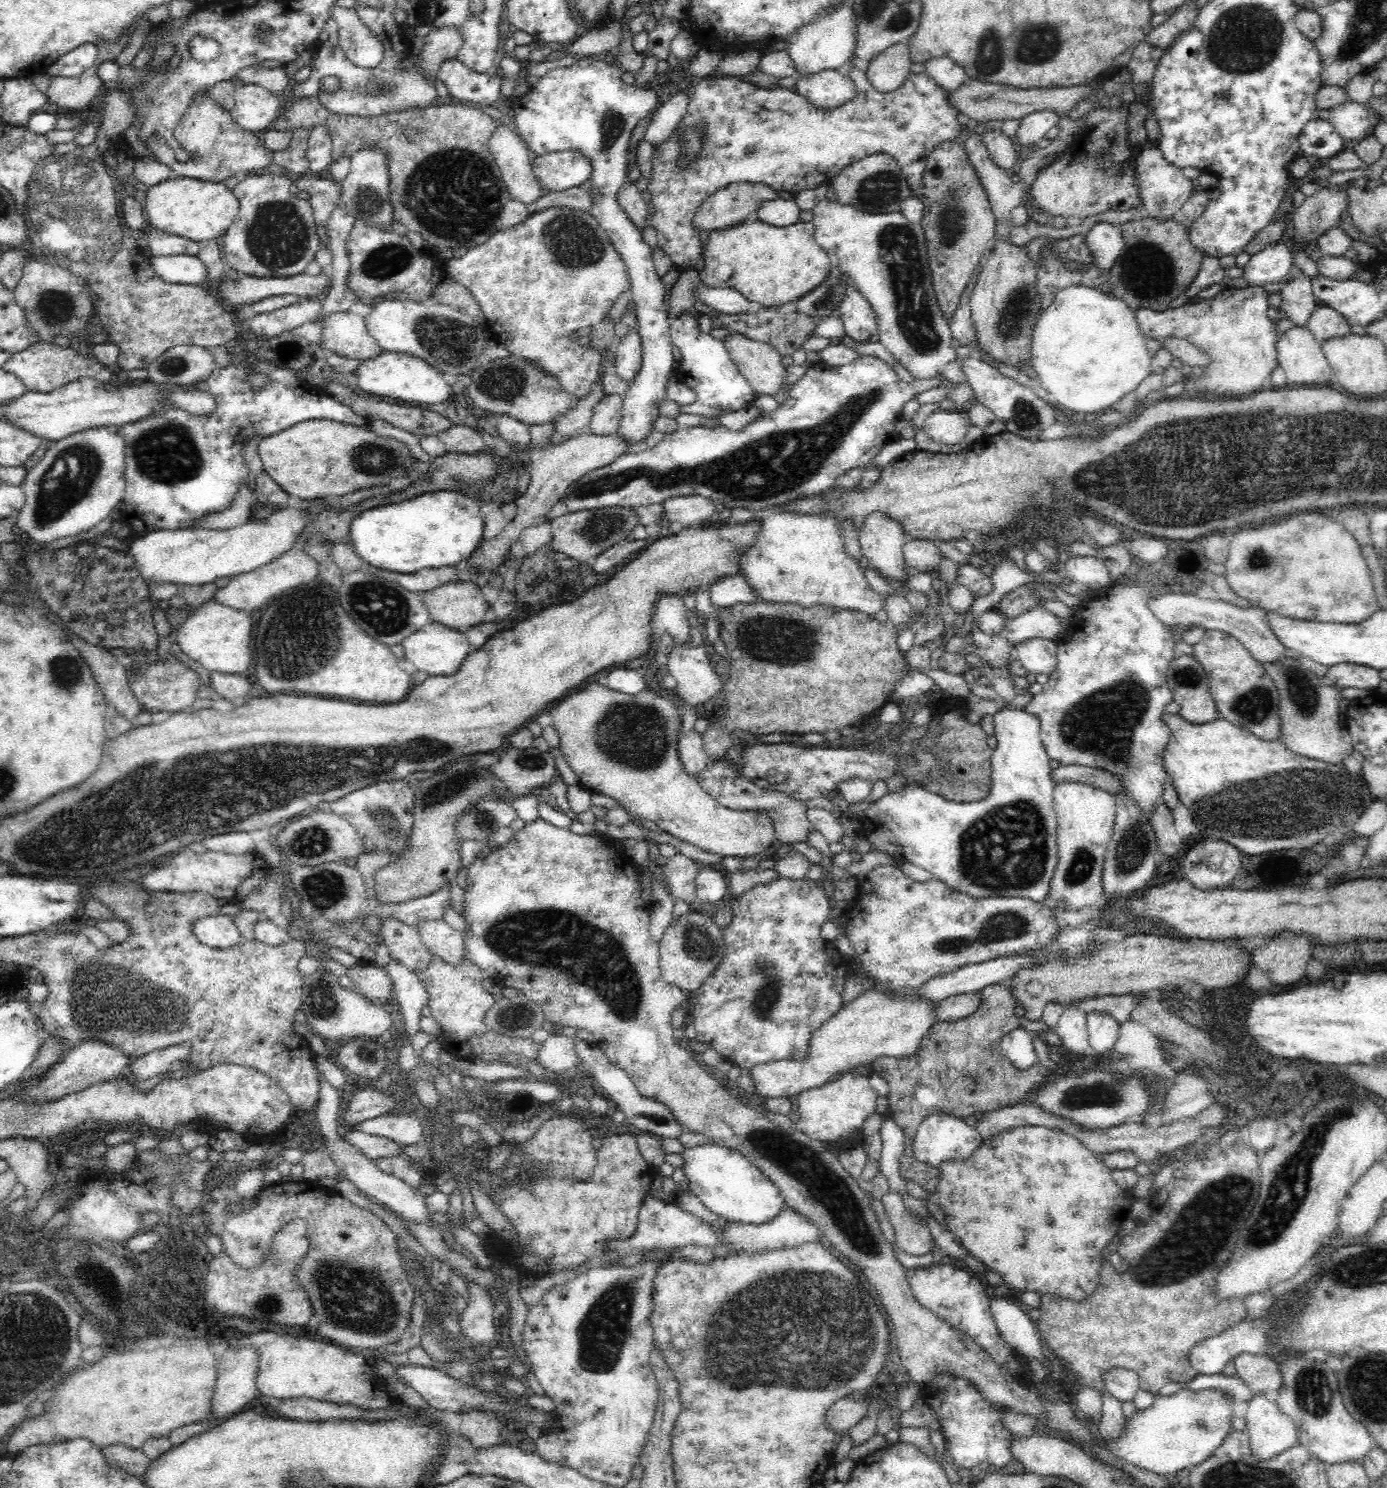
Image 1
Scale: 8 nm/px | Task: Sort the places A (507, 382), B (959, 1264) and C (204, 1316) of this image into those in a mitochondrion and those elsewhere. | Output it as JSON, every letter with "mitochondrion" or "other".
{"A":"mitochondrion","B":"other","C":"other"}

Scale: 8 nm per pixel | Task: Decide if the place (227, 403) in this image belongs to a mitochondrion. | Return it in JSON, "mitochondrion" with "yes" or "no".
{"mitochondrion":"no"}

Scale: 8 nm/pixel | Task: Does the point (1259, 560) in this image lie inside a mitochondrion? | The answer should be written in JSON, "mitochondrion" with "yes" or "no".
{"mitochondrion":"yes"}

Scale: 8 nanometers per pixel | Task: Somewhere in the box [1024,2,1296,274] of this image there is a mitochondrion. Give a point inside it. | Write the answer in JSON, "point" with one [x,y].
{"point":[1245,39]}

